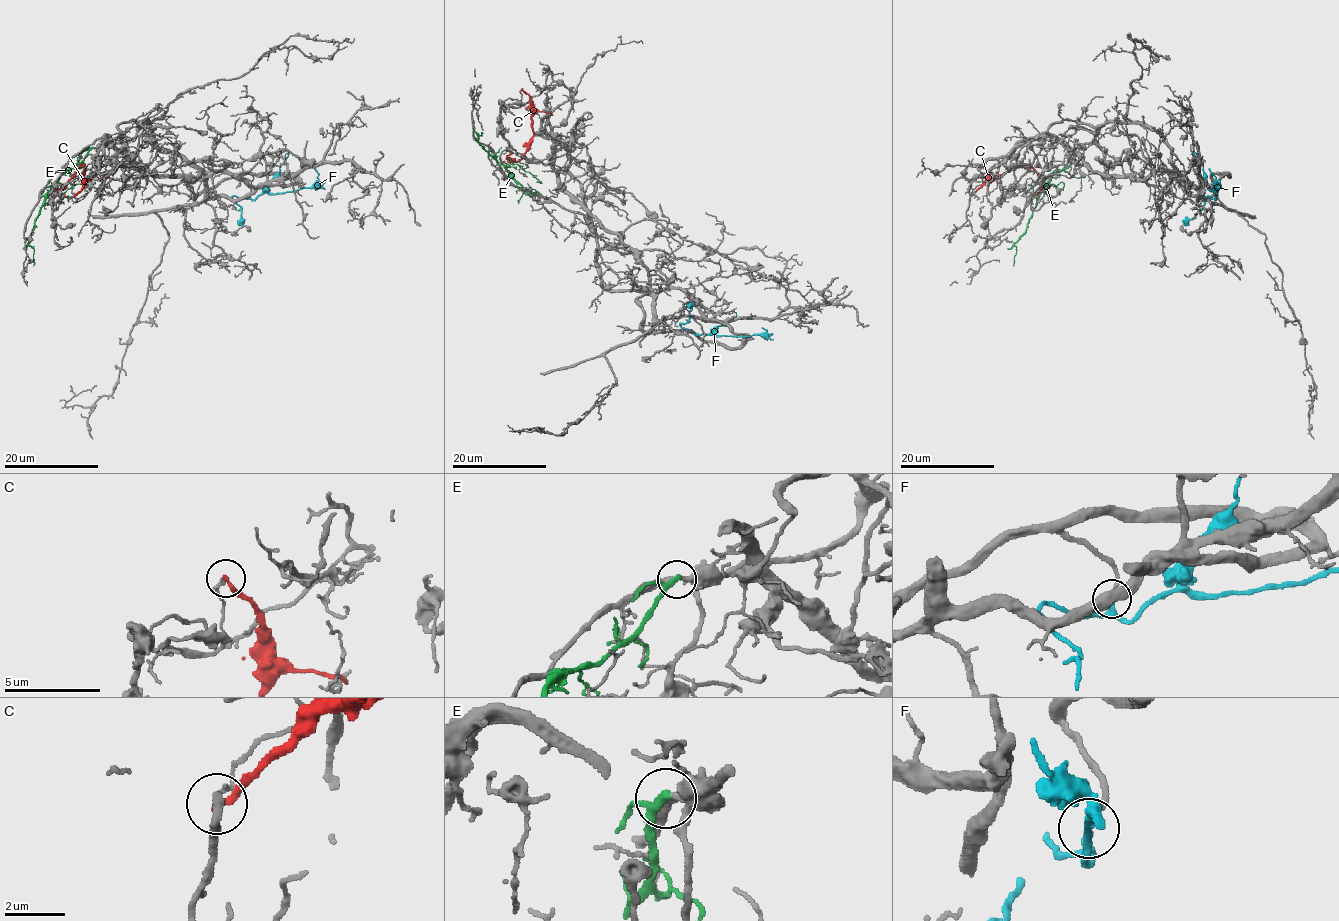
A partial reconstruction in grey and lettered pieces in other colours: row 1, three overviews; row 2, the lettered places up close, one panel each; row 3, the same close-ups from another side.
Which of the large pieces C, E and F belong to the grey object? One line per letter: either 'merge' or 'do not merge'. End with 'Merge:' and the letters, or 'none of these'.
C: do not merge
E: do not merge
F: merge
Merge: F

